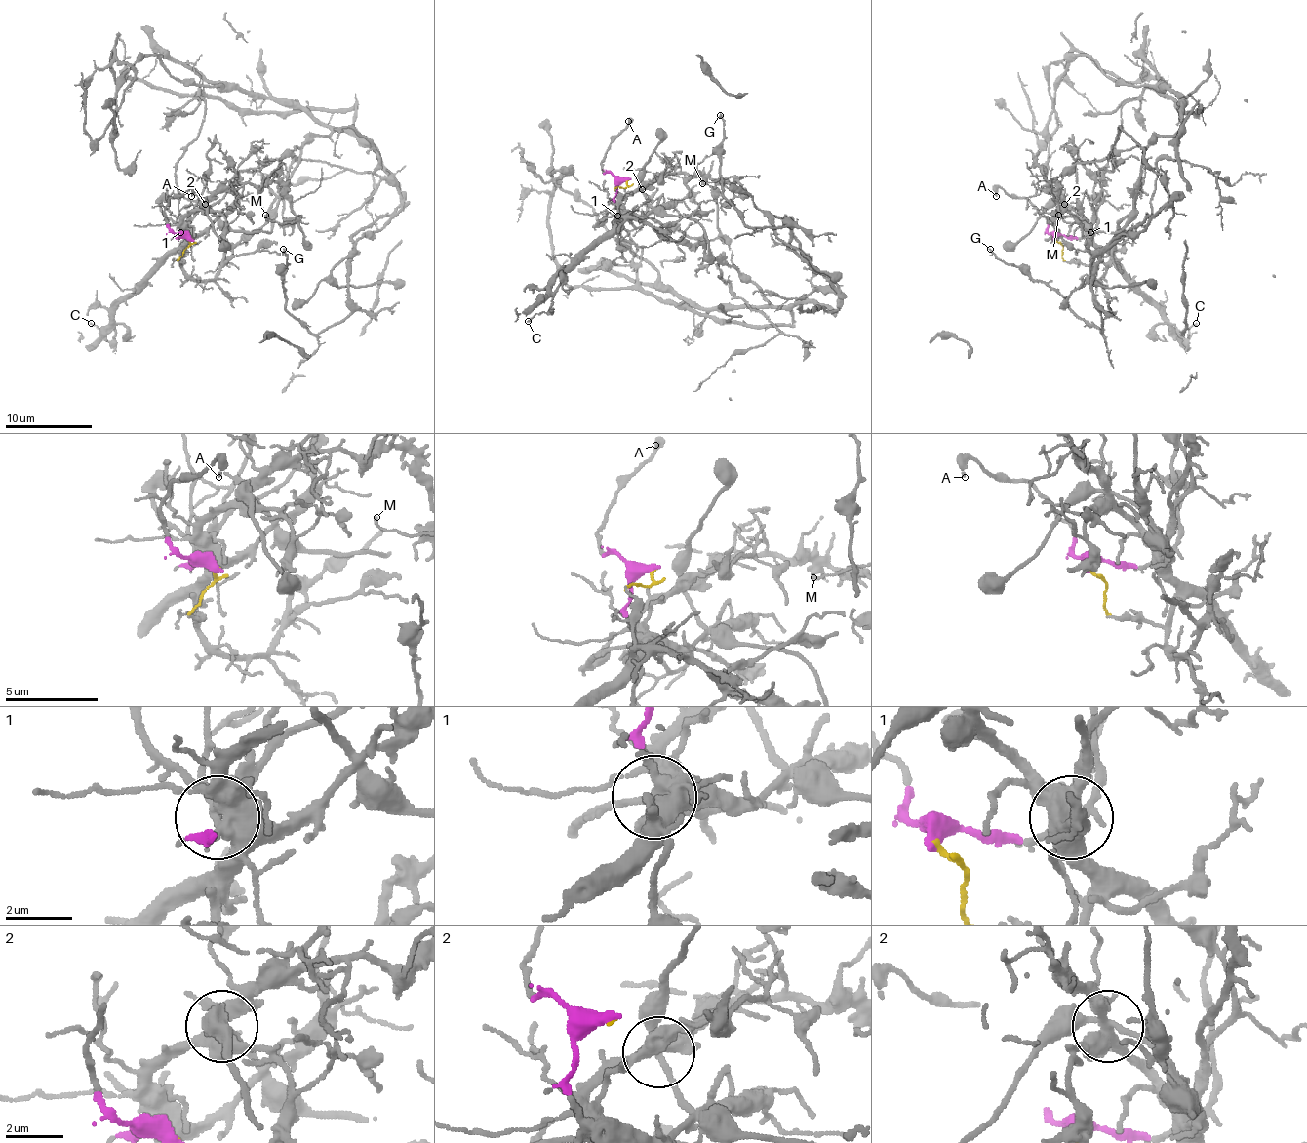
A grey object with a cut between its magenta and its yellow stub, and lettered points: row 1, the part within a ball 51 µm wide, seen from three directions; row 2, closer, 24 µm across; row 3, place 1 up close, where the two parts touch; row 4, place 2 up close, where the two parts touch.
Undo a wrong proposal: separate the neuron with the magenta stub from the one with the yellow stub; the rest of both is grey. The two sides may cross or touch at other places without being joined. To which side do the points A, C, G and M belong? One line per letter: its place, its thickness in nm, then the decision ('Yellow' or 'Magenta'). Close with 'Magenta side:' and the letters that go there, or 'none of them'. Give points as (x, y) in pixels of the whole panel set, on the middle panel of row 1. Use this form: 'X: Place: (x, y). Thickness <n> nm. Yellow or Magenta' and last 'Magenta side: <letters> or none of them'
A: Place: (628, 121). Thickness 280 nm. Magenta
C: Place: (528, 321). Thickness 130 nm. Yellow
G: Place: (720, 115). Thickness 160 nm. Magenta
M: Place: (702, 183). Thickness 130 nm. Yellow
Magenta side: A, G

